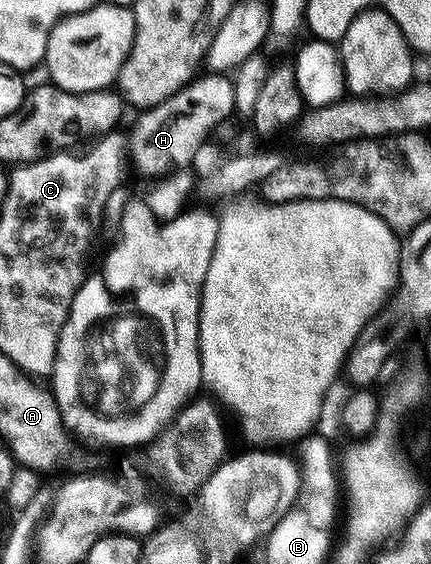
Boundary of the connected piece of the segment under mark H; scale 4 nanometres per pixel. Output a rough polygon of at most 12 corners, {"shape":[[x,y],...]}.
{"shape":[[218,72],[143,109],[128,134],[142,174],[199,157],[234,110]]}

